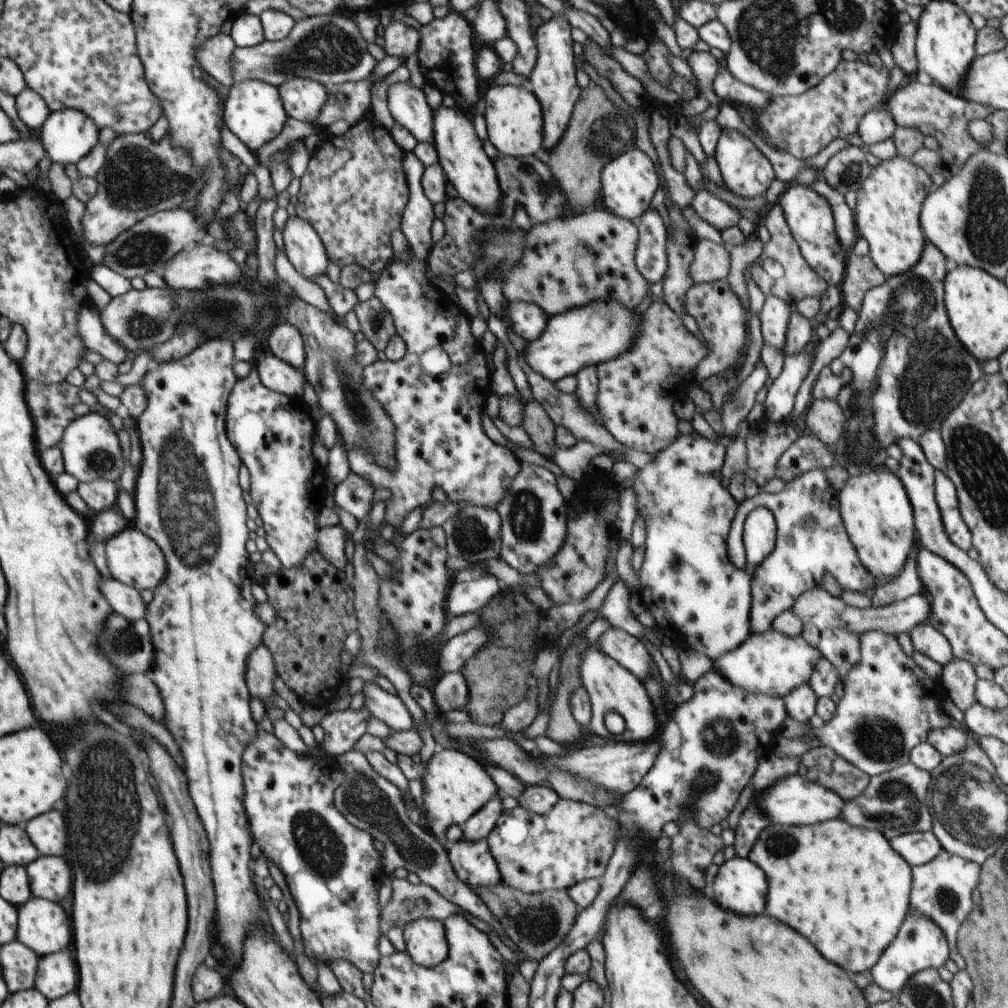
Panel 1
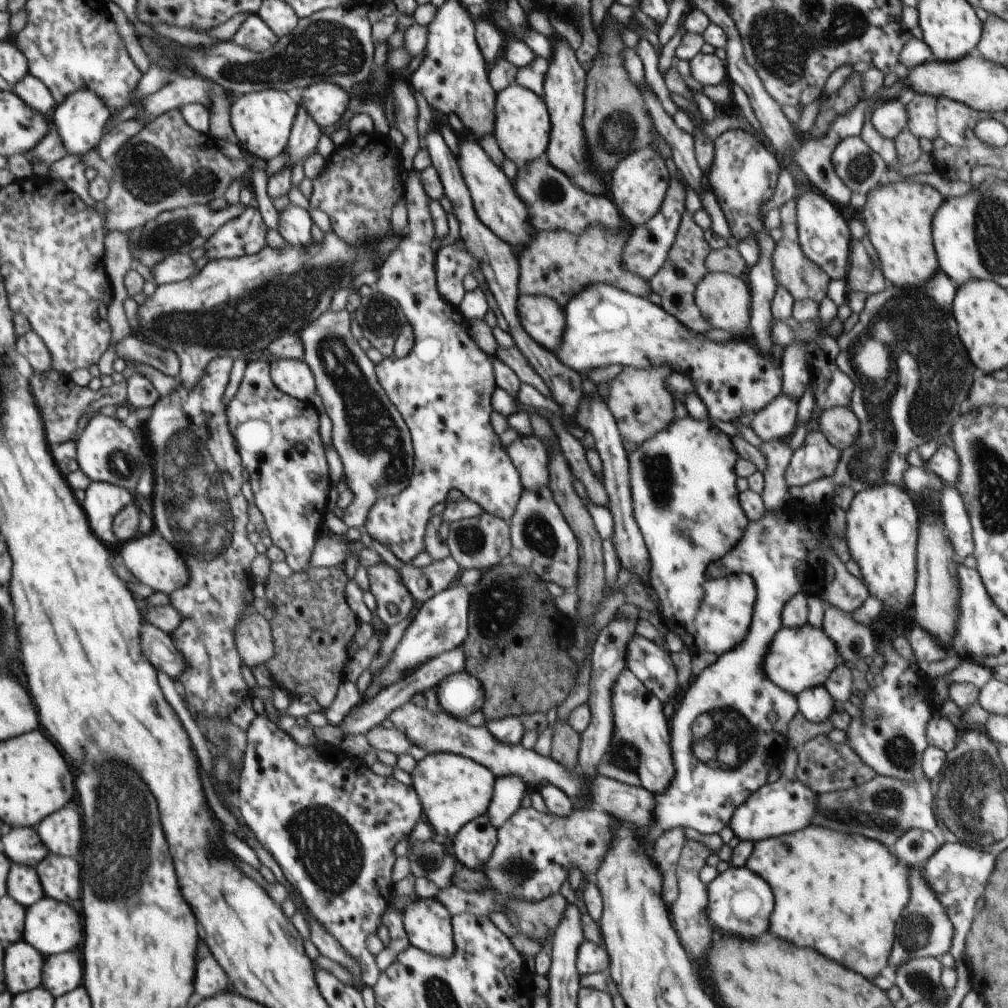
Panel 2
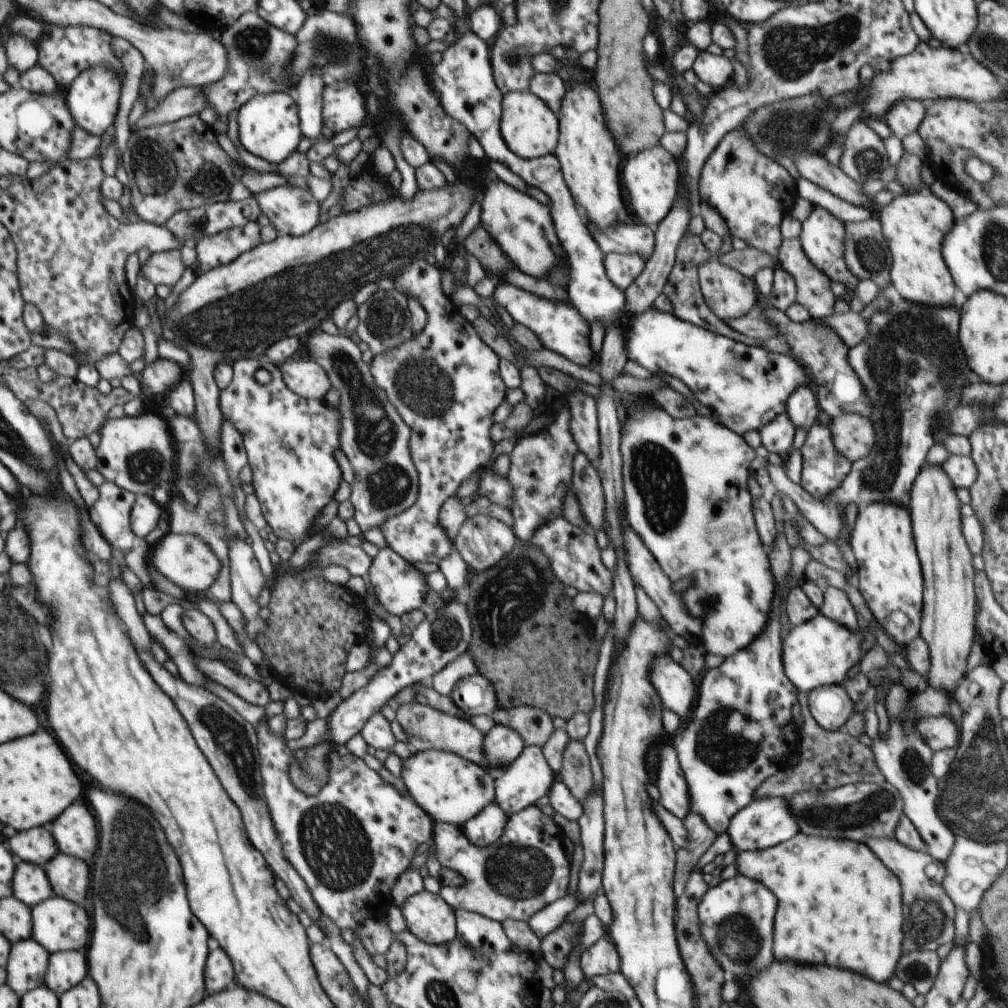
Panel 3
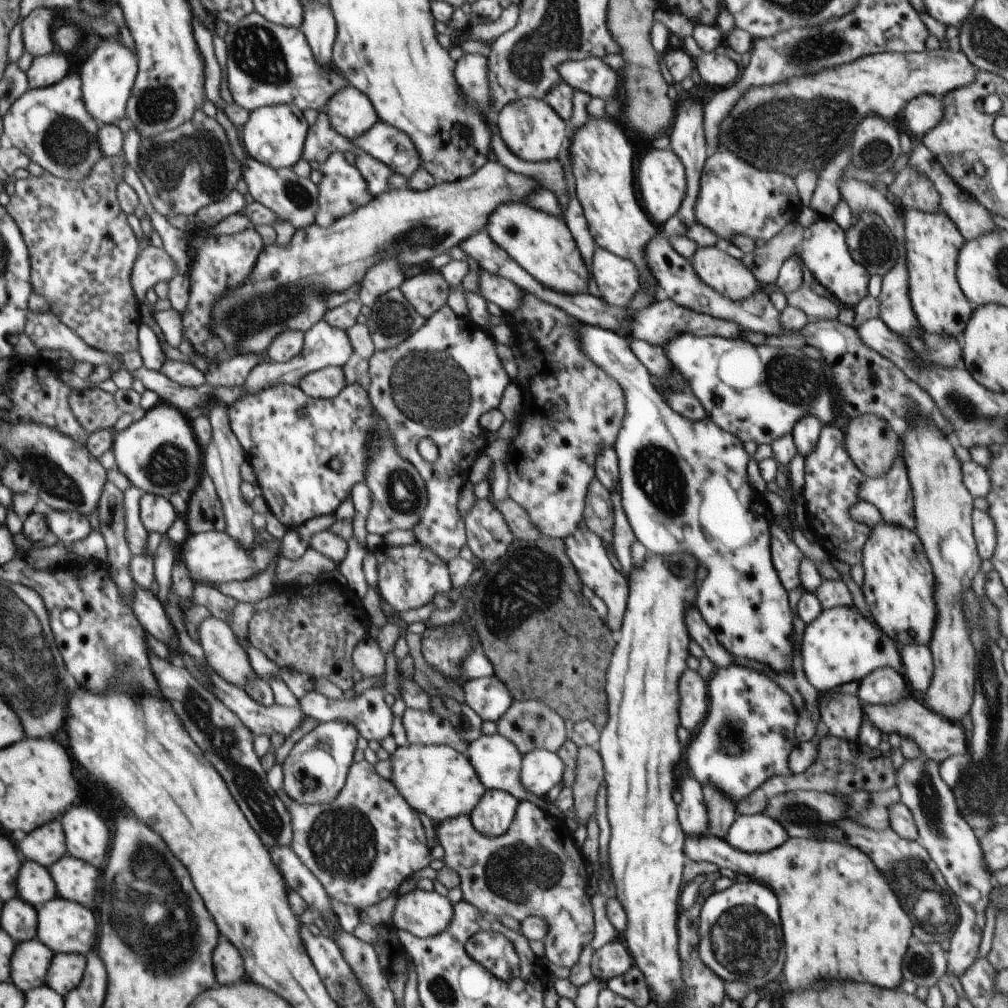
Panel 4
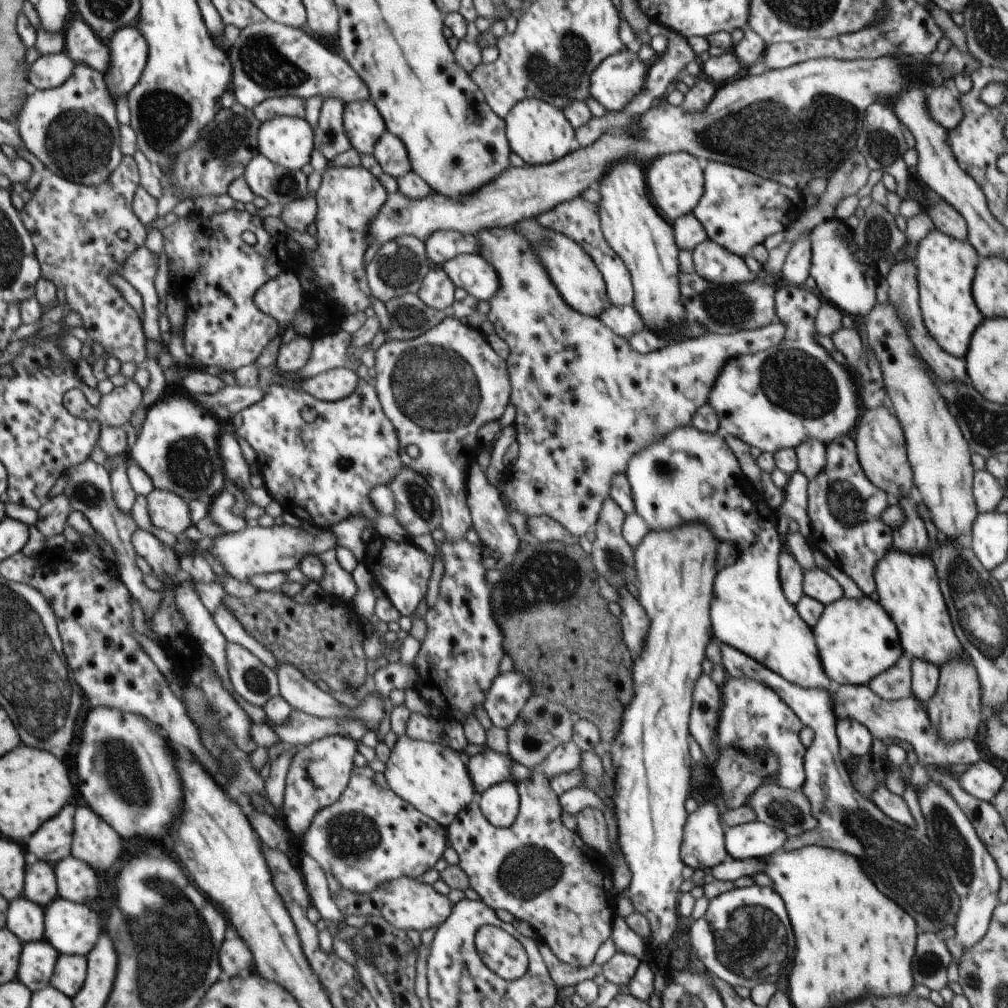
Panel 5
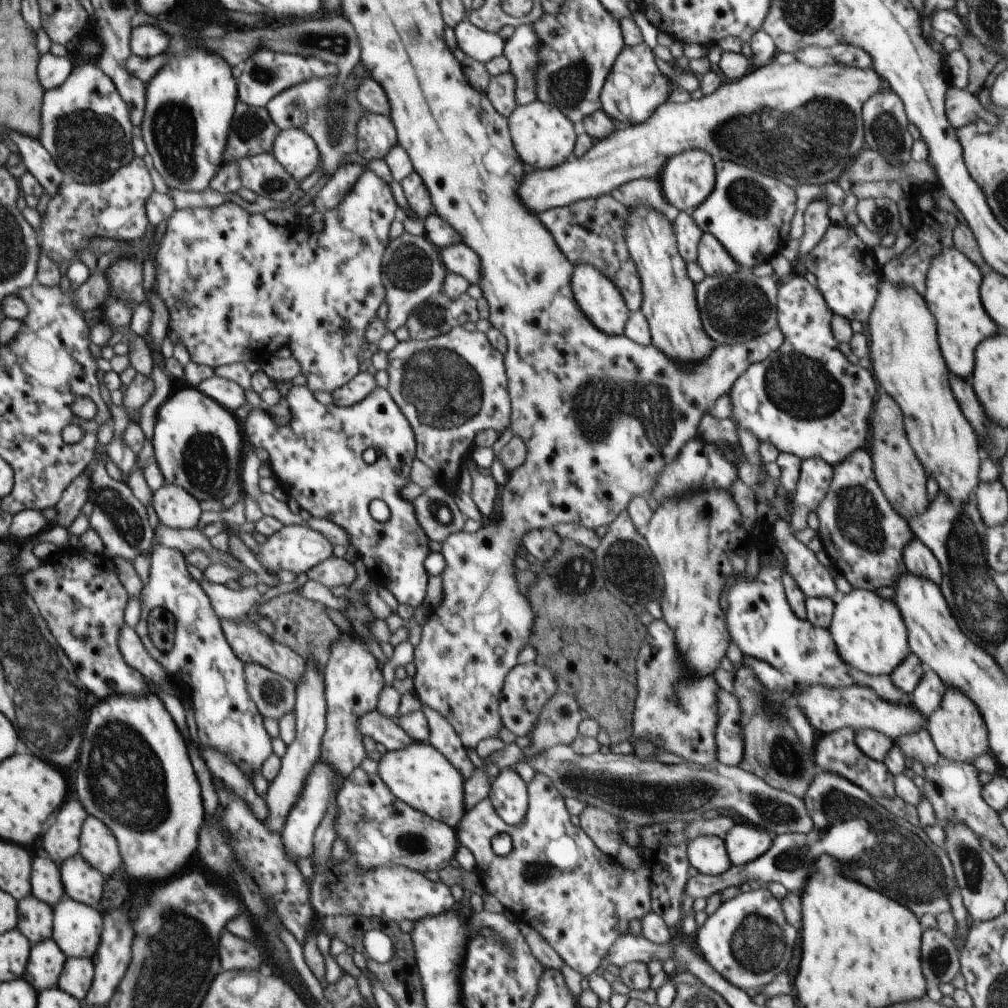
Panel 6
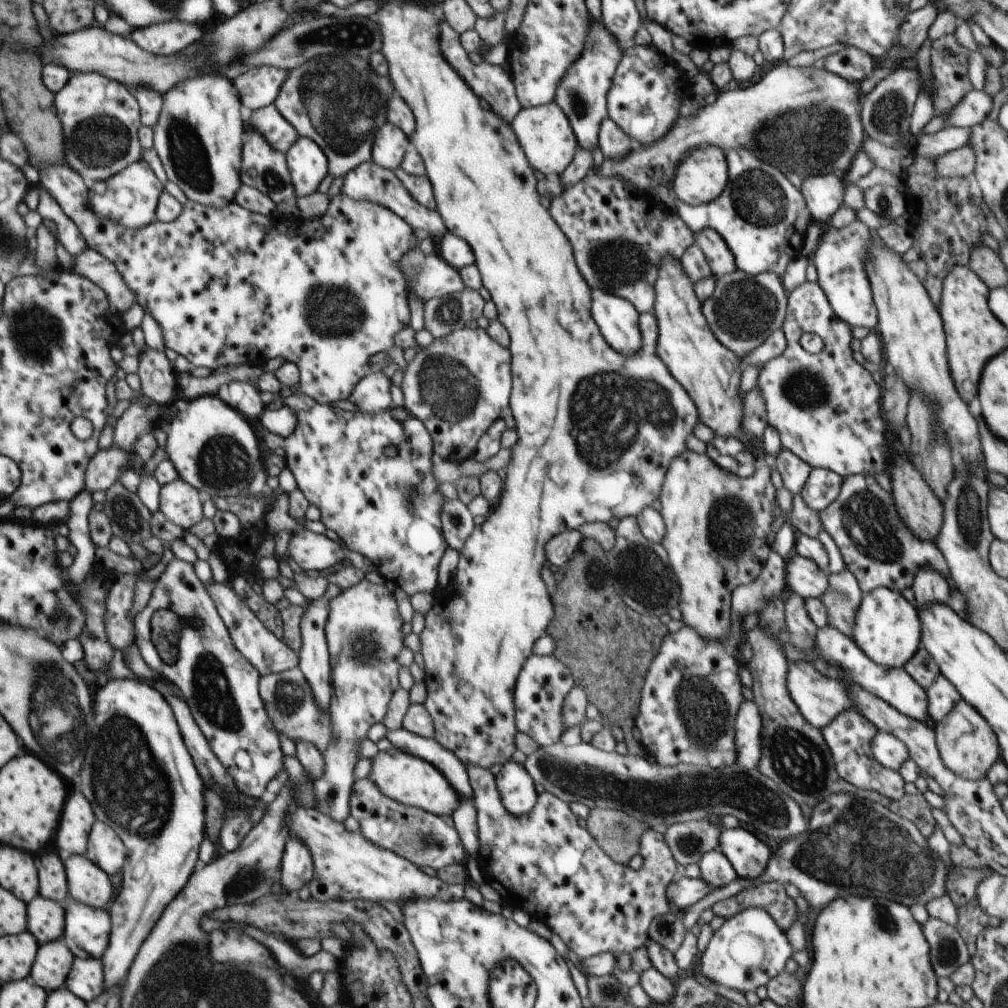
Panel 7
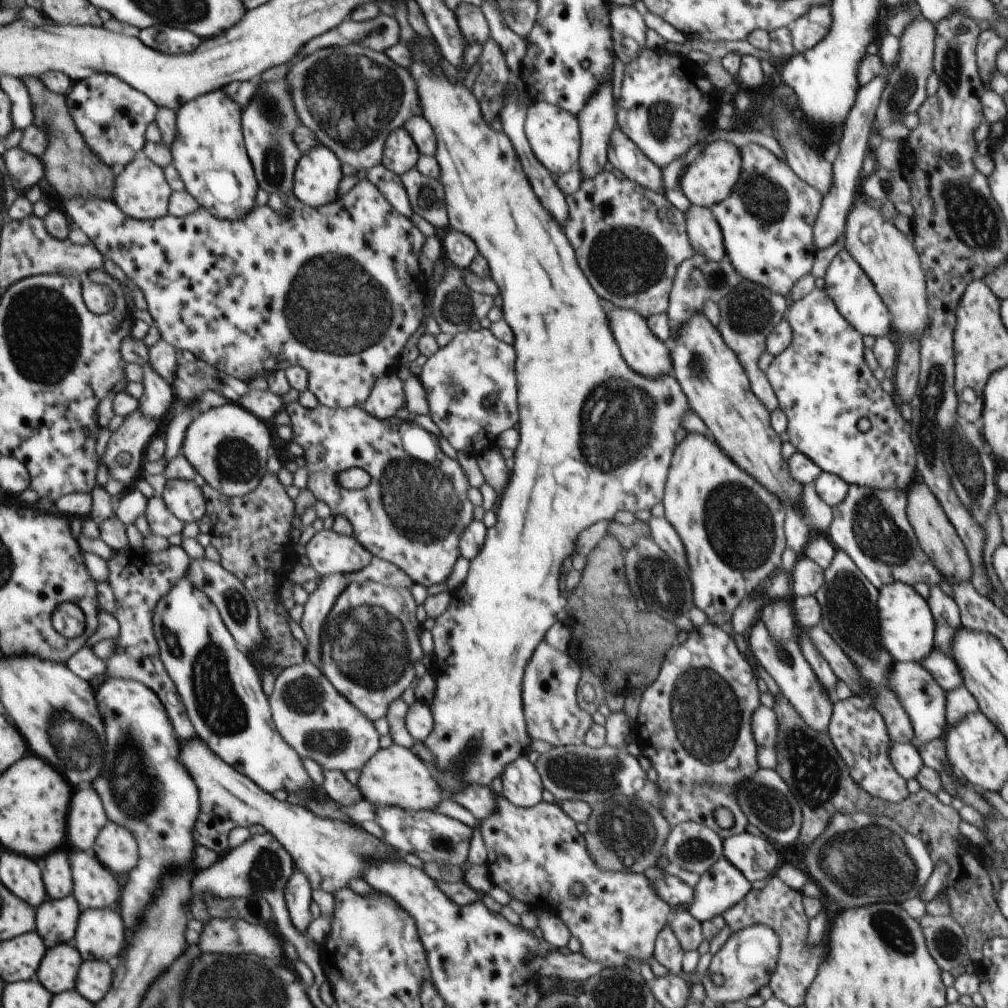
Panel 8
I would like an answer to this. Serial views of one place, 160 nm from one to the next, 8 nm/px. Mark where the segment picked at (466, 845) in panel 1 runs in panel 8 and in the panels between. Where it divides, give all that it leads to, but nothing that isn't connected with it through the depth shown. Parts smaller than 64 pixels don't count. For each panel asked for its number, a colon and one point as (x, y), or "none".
2: (474, 843)
3: (488, 825)
4: (493, 815)
5: (500, 803)
6: (508, 793)
7: (515, 786)
8: (522, 785)

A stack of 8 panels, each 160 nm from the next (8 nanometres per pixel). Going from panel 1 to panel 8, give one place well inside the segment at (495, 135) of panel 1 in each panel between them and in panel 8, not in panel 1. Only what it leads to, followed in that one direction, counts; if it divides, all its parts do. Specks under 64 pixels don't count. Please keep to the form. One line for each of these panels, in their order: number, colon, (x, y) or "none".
2: (522, 127)
3: (530, 129)
4: (531, 129)
5: (540, 133)
6: (544, 138)
7: (544, 132)
8: (553, 133)

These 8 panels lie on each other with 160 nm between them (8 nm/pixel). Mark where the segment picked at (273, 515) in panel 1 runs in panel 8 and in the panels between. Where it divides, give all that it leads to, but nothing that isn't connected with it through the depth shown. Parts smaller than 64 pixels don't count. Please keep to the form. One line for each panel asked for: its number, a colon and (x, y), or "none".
2: (277, 436)
3: (290, 441)
4: (289, 438)
5: (300, 463)
6: (317, 459)
7: (389, 509)
8: (413, 513)

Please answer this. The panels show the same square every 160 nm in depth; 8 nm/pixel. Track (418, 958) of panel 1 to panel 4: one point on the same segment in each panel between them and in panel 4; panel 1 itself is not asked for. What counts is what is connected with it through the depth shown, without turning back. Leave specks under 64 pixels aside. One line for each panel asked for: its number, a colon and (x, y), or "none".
2: (427, 922)
3: (428, 916)
4: (425, 914)

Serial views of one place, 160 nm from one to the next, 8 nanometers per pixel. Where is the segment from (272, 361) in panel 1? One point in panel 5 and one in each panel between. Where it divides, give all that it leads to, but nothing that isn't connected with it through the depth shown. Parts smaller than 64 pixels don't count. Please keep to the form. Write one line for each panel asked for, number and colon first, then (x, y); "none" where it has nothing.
2: (294, 377)
3: (307, 379)
4: (325, 383)
5: (336, 384)

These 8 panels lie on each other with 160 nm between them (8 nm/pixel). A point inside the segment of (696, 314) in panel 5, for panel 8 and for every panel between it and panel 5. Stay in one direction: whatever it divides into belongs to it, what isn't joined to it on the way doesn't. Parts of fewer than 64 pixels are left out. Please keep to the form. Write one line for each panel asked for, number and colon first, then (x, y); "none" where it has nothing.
6: (741, 306)
7: (744, 310)
8: (750, 312)

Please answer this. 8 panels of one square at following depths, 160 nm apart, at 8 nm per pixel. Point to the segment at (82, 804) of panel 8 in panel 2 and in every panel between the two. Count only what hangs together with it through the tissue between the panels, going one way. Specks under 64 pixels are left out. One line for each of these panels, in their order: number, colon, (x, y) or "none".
2: (23, 845)
3: (37, 846)
4: (46, 845)
5: (53, 842)
6: (62, 841)
7: (78, 819)

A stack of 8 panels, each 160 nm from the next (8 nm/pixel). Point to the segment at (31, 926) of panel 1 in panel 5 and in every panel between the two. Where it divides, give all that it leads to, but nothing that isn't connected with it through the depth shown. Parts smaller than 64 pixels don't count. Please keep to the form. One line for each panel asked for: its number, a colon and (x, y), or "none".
2: (53, 927)
3: (59, 925)
4: (65, 926)
5: (72, 928)

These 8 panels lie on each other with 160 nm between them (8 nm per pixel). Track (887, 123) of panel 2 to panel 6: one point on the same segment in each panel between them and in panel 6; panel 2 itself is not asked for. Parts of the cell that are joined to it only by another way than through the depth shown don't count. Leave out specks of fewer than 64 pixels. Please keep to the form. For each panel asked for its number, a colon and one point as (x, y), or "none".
3: (904, 118)
4: (922, 114)
5: (944, 105)
6: (962, 107)

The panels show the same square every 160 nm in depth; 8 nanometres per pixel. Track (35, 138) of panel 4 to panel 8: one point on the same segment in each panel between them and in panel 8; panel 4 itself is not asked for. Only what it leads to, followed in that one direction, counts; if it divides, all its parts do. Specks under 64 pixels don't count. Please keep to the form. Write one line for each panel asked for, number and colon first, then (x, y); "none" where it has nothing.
5: (72, 129)
6: (87, 128)
7: (101, 118)
8: (113, 117)

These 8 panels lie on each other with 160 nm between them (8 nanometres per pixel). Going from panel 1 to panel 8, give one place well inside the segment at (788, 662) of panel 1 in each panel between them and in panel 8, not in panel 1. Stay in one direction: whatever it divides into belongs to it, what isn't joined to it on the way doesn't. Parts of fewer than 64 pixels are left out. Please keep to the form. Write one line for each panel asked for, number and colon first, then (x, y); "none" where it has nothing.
2: (800, 658)
3: (819, 652)
4: (840, 646)
5: (857, 640)
6: (870, 634)
7: (888, 628)
8: (907, 625)

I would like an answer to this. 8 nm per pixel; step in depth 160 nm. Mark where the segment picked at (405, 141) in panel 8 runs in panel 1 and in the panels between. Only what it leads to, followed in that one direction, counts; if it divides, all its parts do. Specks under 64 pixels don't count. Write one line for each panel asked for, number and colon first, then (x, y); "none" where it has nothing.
1: (302, 98)
2: (326, 102)
3: (344, 107)
4: (350, 112)
5: (364, 125)
6: (376, 135)
7: (390, 144)

